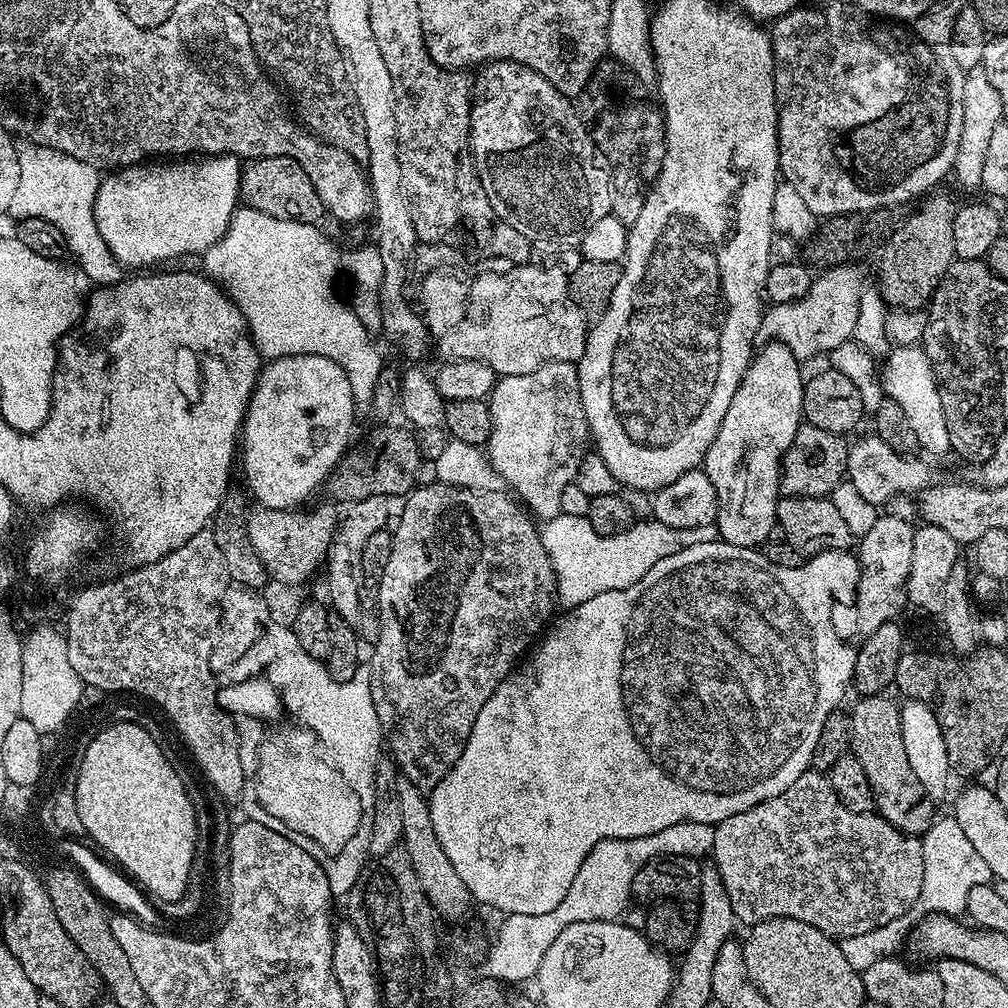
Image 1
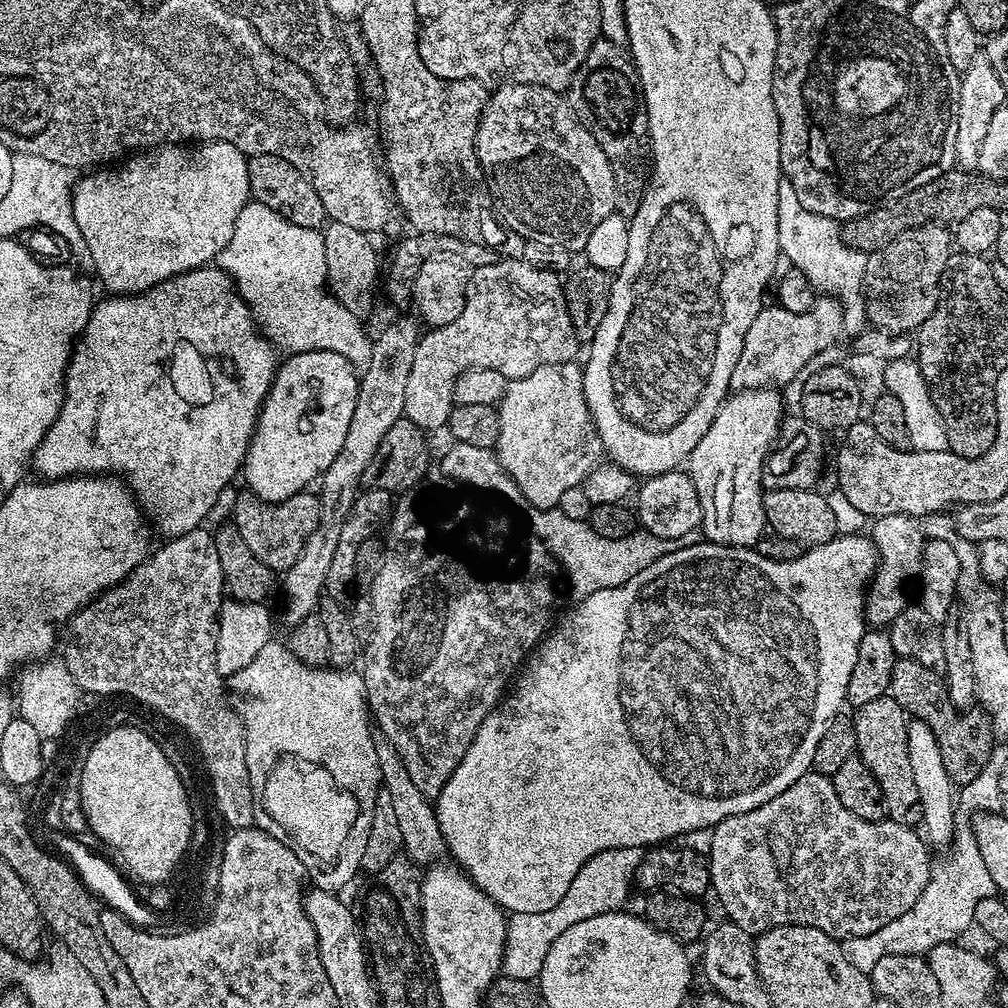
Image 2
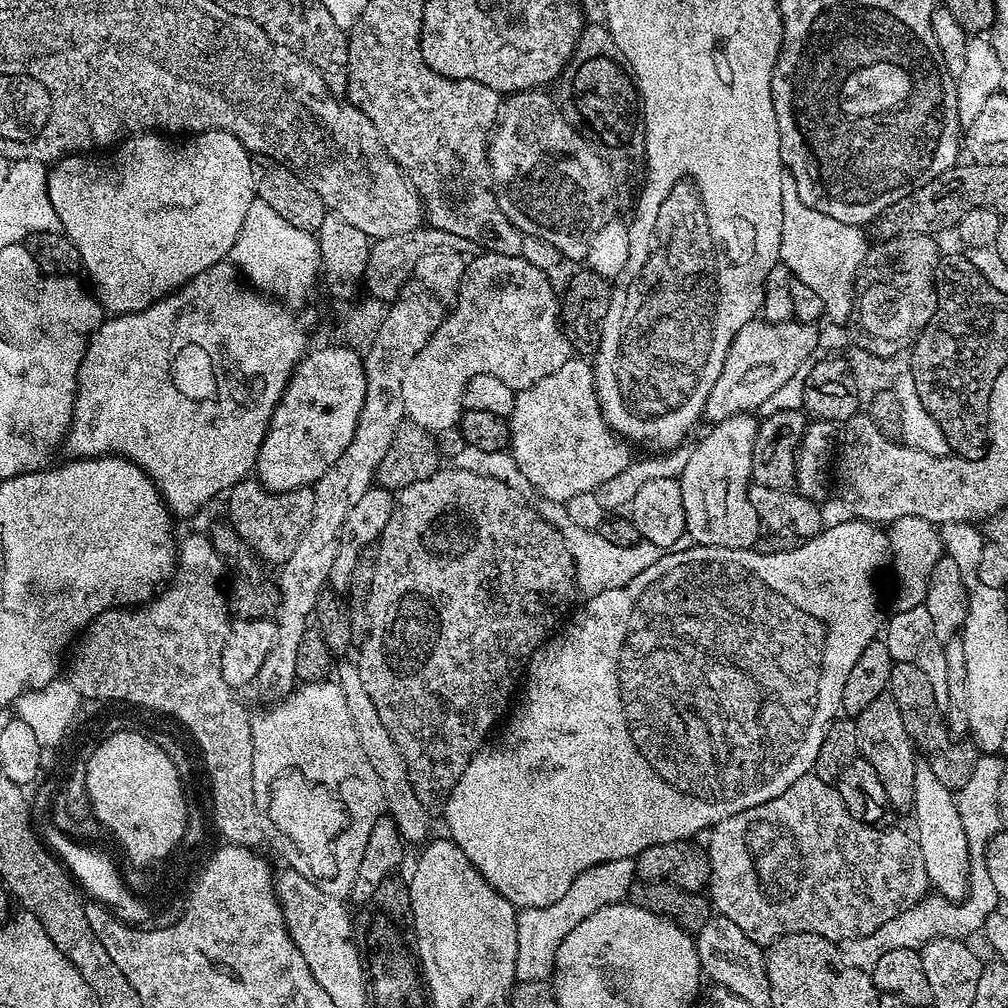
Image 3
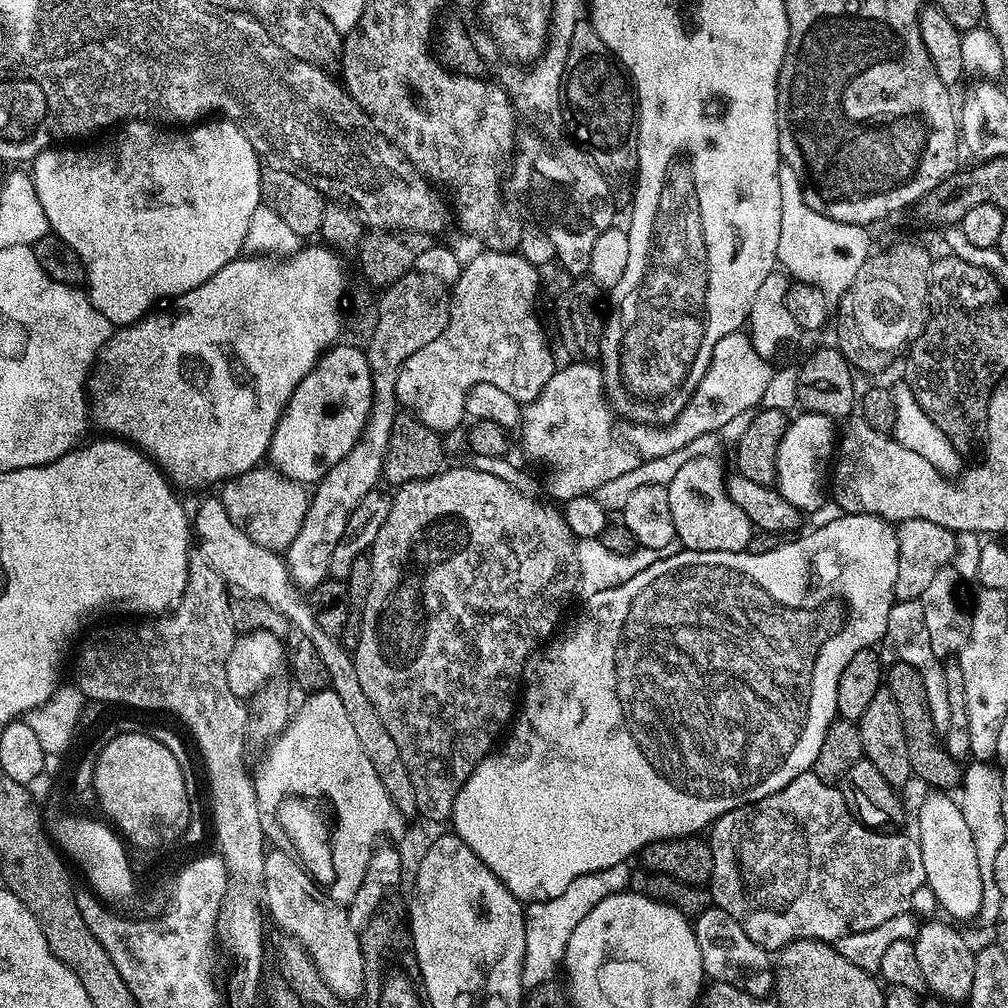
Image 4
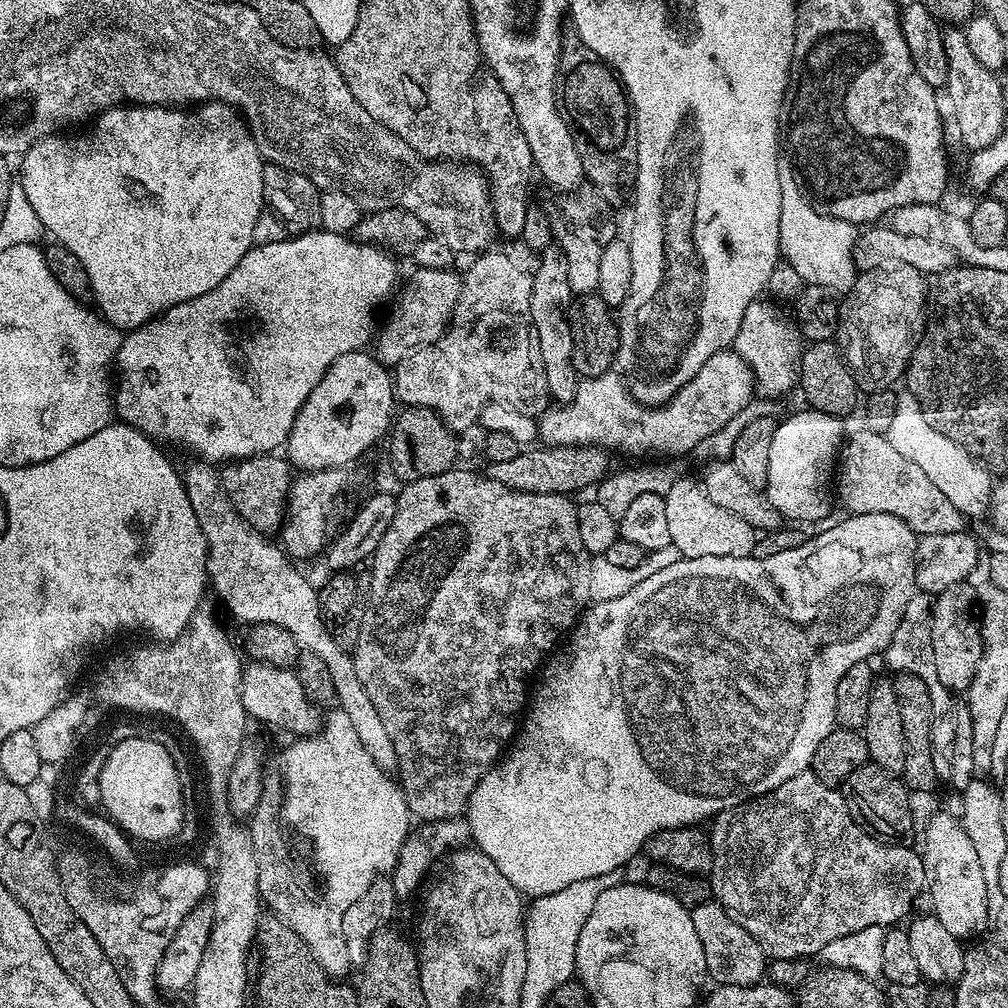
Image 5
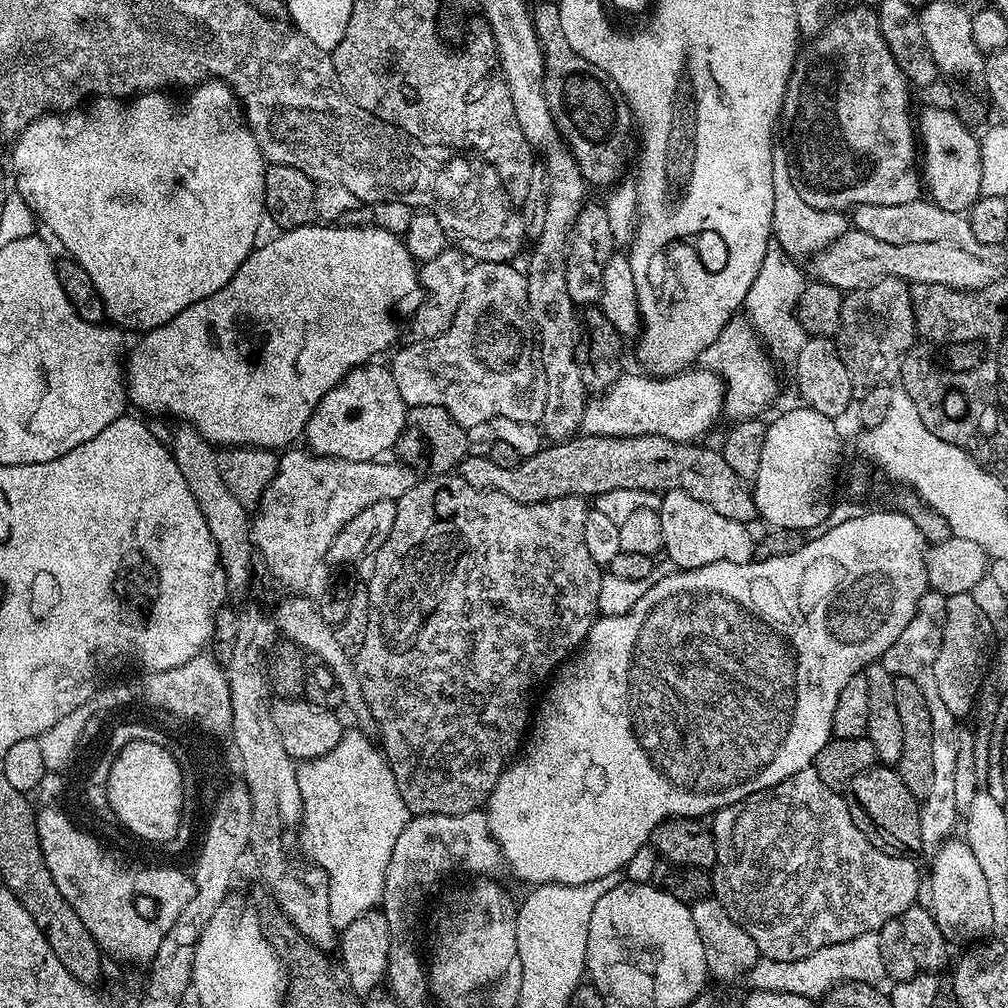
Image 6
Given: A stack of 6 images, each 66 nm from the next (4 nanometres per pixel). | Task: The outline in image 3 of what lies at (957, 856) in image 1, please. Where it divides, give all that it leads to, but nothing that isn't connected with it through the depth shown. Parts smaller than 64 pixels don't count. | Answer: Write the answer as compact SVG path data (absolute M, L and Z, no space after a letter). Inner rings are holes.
M973 855L971 861L972 871L968 874L968 895L963 900L959 902L948 900L939 894L925 895L924 899L910 910L878 926L874 934L866 934L857 940L839 941L838 947L846 958L846 962L870 974L874 966L878 966L878 958L882 958L882 954L887 954L890 950L902 950L903 948L919 950L934 938L949 936L955 940L964 940L974 935L975 932L979 933L984 927L986 918L990 918L990 914L997 911L1001 898L994 890L994 882L990 882L990 870L986 870L983 855Z

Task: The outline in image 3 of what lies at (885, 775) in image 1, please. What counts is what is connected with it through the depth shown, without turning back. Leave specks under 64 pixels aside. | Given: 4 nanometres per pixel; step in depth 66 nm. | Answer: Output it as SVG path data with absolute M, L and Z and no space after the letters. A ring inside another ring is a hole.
M885 694L874 698L860 716L855 717L860 743L860 756L874 770L878 770L878 779L886 790L888 807L893 813L911 813L916 807L914 802L914 774L918 759L917 749L914 747L910 734L906 734L906 722L902 722L902 714L898 706L892 701L891 695Z

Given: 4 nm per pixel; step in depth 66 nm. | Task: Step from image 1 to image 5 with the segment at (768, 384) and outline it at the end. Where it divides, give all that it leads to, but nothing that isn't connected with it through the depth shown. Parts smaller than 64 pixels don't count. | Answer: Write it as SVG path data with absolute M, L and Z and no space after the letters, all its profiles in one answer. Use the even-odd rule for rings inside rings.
M673 479L663 493L666 502L666 519L672 545L681 557L690 558L738 558L750 556L758 539L757 529L751 528L738 514L714 506L704 493L703 483Z

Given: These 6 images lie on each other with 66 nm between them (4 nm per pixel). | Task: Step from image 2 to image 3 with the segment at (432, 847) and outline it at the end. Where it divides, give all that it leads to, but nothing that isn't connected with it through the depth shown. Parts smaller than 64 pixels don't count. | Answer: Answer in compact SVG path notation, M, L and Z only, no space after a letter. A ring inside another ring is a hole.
M355 663L342 665L338 668L338 676L339 672L338 683L342 692L346 694L346 710L350 710L350 718L354 722L354 734L358 734L358 744L366 754L366 762L370 762L374 774L380 780L387 815L391 816L392 821L398 826L404 841L409 845L423 845L433 835L433 813L424 809L422 802L418 802L418 794L414 794L414 786L406 770L406 758L402 758L402 750L394 746L394 738L390 738L382 718L378 718L378 710L374 710L374 702L370 702L366 686L362 686L362 674L358 674Z

